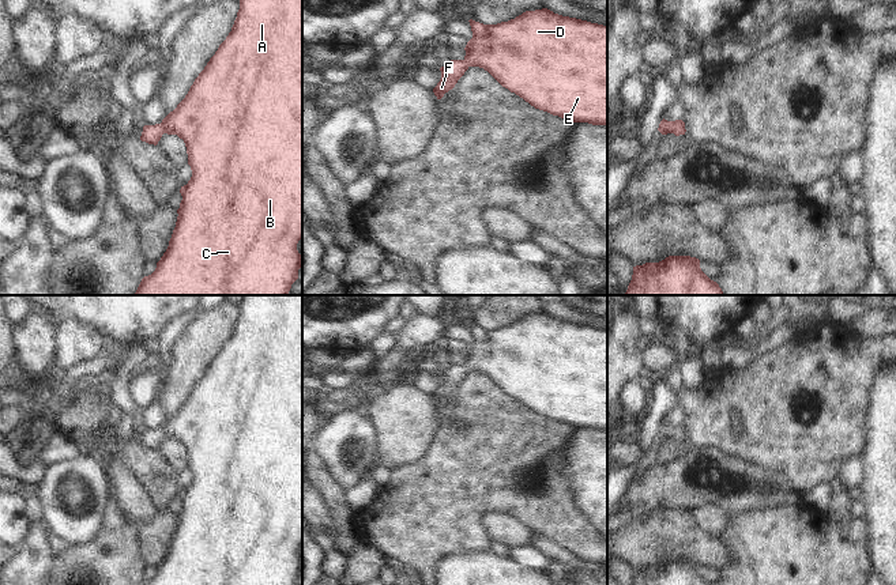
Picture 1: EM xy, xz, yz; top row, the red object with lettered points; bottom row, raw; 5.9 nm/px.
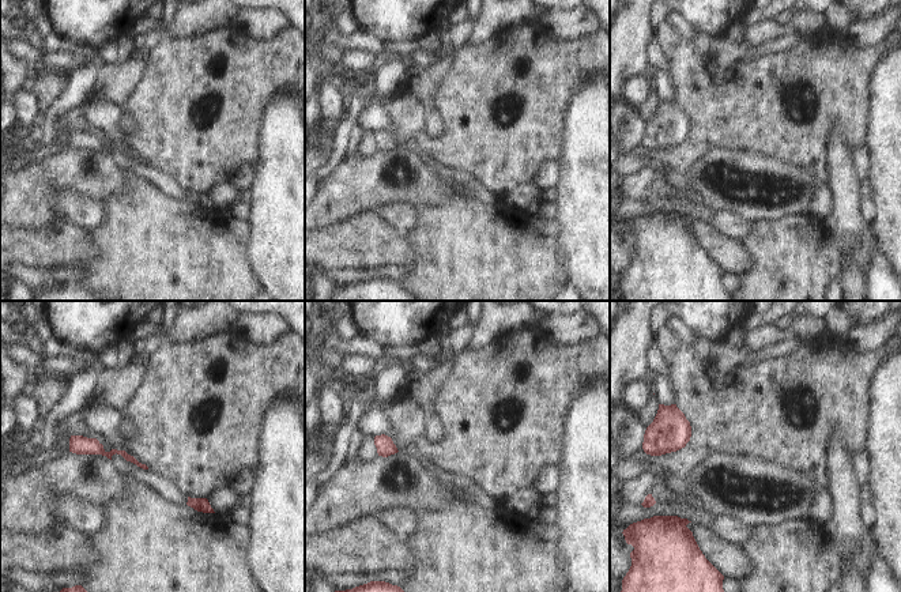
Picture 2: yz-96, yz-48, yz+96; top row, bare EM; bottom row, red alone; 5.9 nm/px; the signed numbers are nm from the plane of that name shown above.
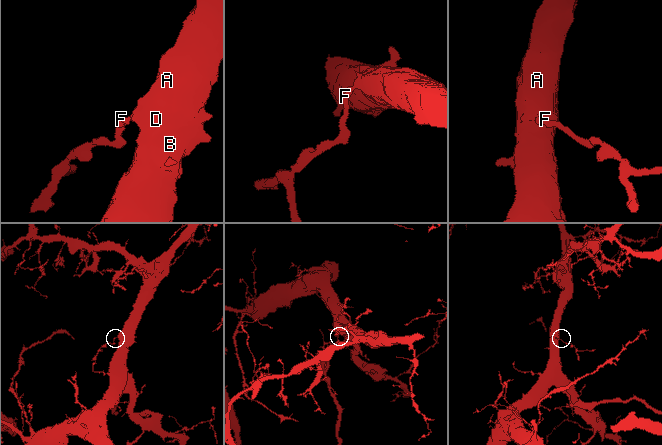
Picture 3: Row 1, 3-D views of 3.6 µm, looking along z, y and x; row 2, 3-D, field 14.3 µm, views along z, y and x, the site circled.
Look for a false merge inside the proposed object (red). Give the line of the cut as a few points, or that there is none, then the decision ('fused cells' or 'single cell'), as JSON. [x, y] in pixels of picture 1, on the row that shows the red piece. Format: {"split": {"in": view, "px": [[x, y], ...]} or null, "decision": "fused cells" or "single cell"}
{"split": null, "decision": "single cell"}

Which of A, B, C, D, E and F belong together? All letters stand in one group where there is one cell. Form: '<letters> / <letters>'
A B C D E F

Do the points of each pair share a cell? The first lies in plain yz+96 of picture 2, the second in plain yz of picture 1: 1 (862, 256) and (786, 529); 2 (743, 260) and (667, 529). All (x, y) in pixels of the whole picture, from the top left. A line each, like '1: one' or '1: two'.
1: one
2: one

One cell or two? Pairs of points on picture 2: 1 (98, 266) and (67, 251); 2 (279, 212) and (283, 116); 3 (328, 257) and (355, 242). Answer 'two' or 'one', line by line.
1: two
2: one
3: one

